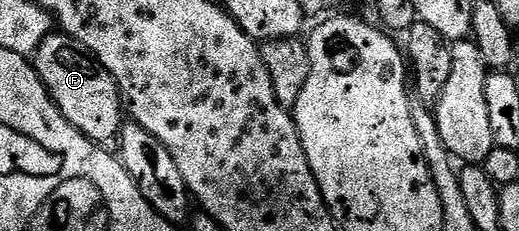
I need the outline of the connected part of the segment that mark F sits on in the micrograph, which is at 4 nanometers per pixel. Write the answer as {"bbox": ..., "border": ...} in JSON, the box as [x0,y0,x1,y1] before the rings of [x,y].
{"bbox":[33,33,125,149],"border":[[[62,33],[47,35],[35,50],[33,66],[57,109],[83,134],[84,140],[97,144],[100,149],[118,148],[119,131],[125,122],[125,104],[120,96],[119,86],[115,78],[95,60],[95,55],[85,49],[85,45],[81,45],[81,41]]]}

